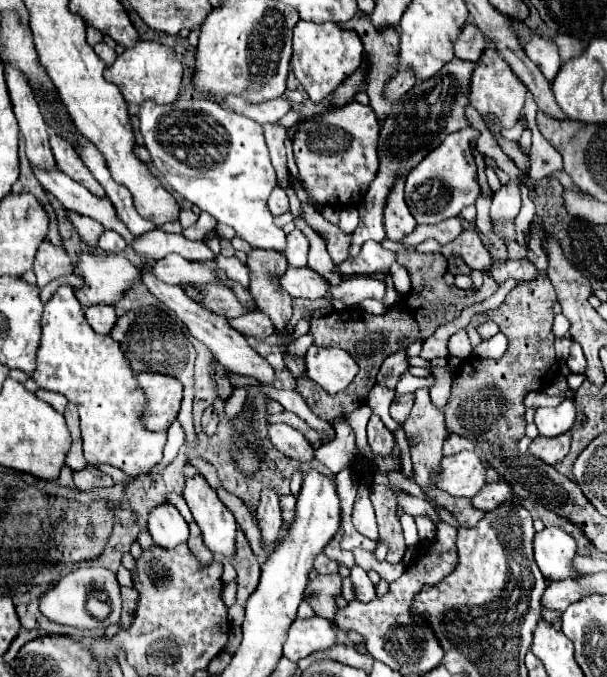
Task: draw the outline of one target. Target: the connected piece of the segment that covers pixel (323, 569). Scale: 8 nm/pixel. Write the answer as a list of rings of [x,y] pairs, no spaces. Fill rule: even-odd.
[[[319,553],[319,557],[315,559],[315,569],[317,569],[319,573],[327,575],[327,573],[337,573],[339,565],[337,565],[337,561],[327,559],[327,557],[325,557],[325,553]]]

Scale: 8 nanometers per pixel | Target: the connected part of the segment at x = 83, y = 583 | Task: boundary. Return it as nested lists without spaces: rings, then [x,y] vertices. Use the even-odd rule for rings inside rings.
[[[79,567],[71,573],[67,573],[65,577],[61,577],[61,583],[55,585],[51,591],[47,591],[41,597],[41,613],[45,617],[49,617],[55,623],[63,623],[63,625],[71,625],[77,629],[107,629],[113,623],[119,623],[121,617],[121,593],[119,593],[119,583],[113,571],[105,569],[105,567]],[[89,587],[95,587],[99,591],[109,593],[109,607],[111,613],[107,619],[99,621],[95,619],[89,611],[87,611],[87,599],[89,599]]]

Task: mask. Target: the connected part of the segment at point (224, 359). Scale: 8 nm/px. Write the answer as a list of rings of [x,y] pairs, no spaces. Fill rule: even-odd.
[[[145,275],[143,283],[149,287],[149,291],[161,299],[169,309],[173,309],[177,313],[177,317],[189,327],[189,331],[193,335],[197,335],[197,339],[201,343],[205,343],[209,347],[209,351],[213,353],[213,357],[217,357],[219,363],[223,363],[227,369],[231,369],[233,373],[237,375],[245,375],[245,377],[253,377],[257,379],[259,383],[271,383],[275,373],[273,373],[273,367],[247,343],[247,339],[229,325],[229,321],[221,315],[213,315],[211,311],[203,309],[201,305],[197,305],[193,299],[189,299],[185,295],[185,291],[179,287],[179,285],[165,285],[161,283],[159,279],[153,279],[153,275]]]

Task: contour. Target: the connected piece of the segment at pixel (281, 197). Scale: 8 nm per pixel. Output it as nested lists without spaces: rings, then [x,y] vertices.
[[[275,187],[273,193],[269,195],[269,211],[271,211],[273,215],[281,215],[281,213],[287,213],[287,211],[289,211],[287,193],[285,193],[281,187]]]

